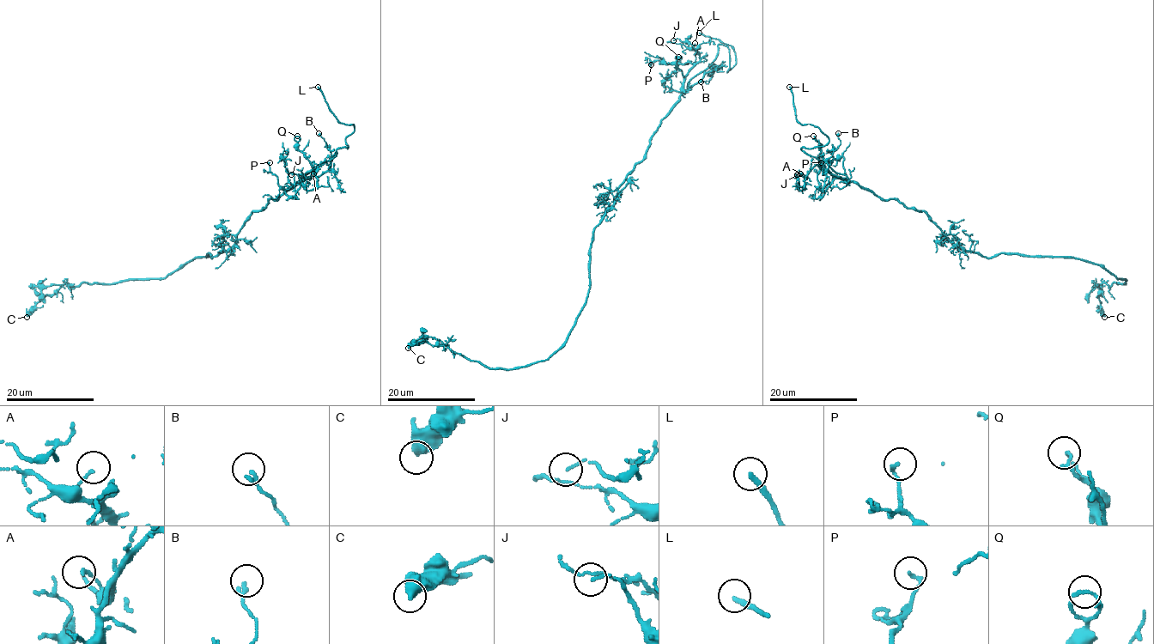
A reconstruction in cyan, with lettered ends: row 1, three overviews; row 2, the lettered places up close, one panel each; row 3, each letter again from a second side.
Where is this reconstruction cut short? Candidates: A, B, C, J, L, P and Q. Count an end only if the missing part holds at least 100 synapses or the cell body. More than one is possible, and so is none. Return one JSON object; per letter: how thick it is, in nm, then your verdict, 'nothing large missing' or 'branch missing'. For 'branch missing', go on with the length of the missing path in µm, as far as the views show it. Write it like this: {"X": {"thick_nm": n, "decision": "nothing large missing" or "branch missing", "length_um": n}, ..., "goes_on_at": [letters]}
{"A": {"thick_nm": 140, "decision": "nothing large missing"}, "B": {"thick_nm": 180, "decision": "nothing large missing"}, "C": {"thick_nm": 550, "decision": "nothing large missing"}, "J": {"thick_nm": 70, "decision": "nothing large missing"}, "L": {"thick_nm": 200, "decision": "branch missing", "length_um": 25}, "P": {"thick_nm": 160, "decision": "nothing large missing"}, "Q": {"thick_nm": 110, "decision": "nothing large missing"}, "goes_on_at": ["L"]}

